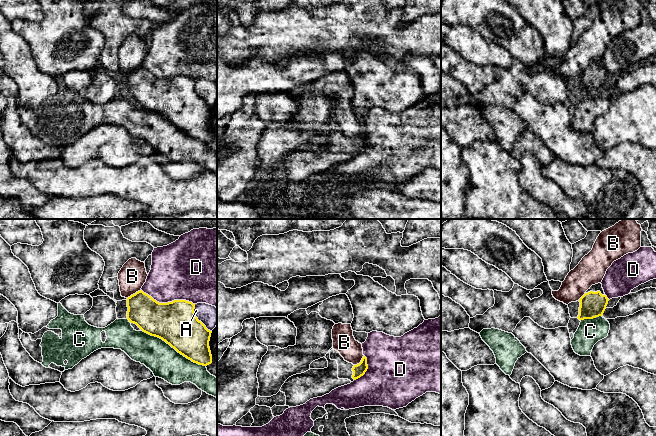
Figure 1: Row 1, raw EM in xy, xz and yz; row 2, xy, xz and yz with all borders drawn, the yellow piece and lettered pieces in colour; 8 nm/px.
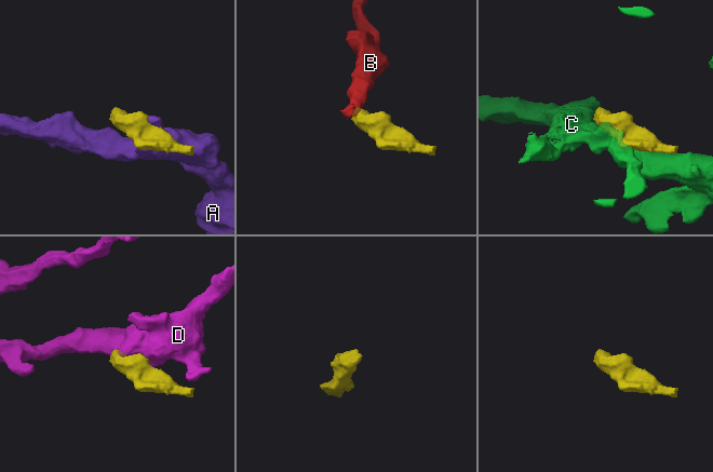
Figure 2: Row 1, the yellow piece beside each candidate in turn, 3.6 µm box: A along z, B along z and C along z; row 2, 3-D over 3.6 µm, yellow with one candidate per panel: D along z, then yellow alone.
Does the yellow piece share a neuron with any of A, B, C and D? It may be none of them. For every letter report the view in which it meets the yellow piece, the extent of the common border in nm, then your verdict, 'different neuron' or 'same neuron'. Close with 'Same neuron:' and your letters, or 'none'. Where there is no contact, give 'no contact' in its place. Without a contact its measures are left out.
A: meets yellow in xy; contact 260 nm long; different neuron
B: meets yellow in xy; contact 130 nm long; different neuron
C: meets yellow in xy; contact 600 nm long; different neuron
D: meets yellow in xy; contact 440 nm long; different neuron
Same neuron: none

